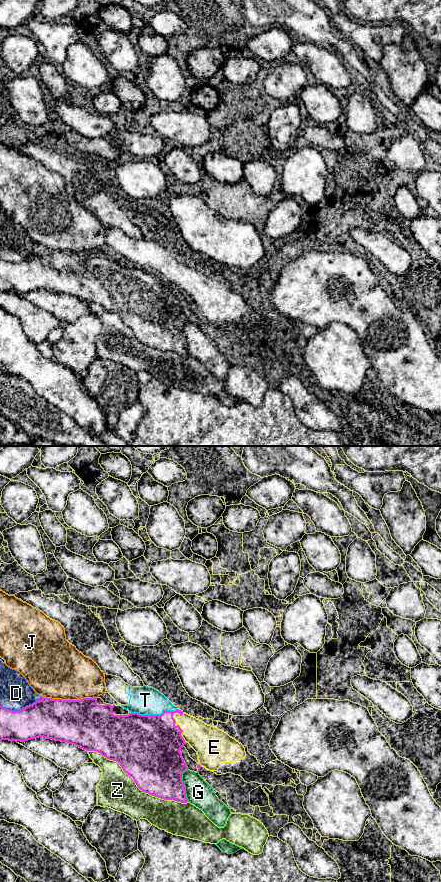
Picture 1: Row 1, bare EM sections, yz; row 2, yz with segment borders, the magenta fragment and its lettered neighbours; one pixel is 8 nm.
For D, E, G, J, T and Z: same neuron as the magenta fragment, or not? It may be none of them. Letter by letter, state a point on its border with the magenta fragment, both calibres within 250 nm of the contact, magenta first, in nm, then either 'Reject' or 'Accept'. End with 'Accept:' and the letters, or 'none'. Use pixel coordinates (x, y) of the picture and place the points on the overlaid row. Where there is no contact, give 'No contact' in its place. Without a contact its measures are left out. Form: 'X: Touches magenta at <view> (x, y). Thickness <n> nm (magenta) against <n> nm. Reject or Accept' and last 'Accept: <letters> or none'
D: Touches magenta at yz (22, 709). Thickness 320 nm (magenta) against 260 nm. Reject
E: Touches magenta at yz (179, 726). Thickness 460 nm (magenta) against 240 nm. Reject
G: Touches magenta at yz (184, 785). Thickness 400 nm (magenta) against 200 nm. Reject
J: Touches magenta at yz (70, 700). Thickness 380 nm (magenta) against 440 nm. Reject
T: Touches magenta at yz (153, 715). Thickness 500 nm (magenta) against 220 nm. Reject
Z: Touches magenta at yz (136, 784). Thickness 460 nm (magenta) against 300 nm. Reject
Accept: none

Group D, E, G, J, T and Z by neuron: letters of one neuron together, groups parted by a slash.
D / E T / G / J / Z

